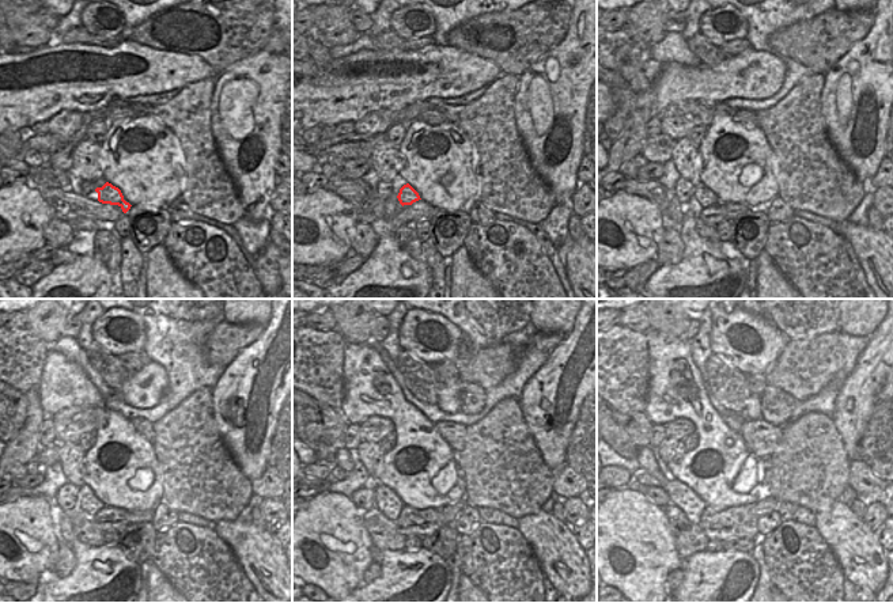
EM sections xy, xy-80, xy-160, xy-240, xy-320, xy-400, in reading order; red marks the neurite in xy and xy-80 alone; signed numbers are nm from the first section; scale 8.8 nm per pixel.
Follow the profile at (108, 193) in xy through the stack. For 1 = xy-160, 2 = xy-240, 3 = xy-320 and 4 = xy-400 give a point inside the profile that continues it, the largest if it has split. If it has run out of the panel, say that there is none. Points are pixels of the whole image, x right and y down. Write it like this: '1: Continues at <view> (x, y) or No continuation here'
1: Continues at xy-160 (704, 196)
2: Continues at xy-240 (86, 500)
3: Continues at xy-320 (386, 500)
4: Continues at xy-400 (680, 495)

